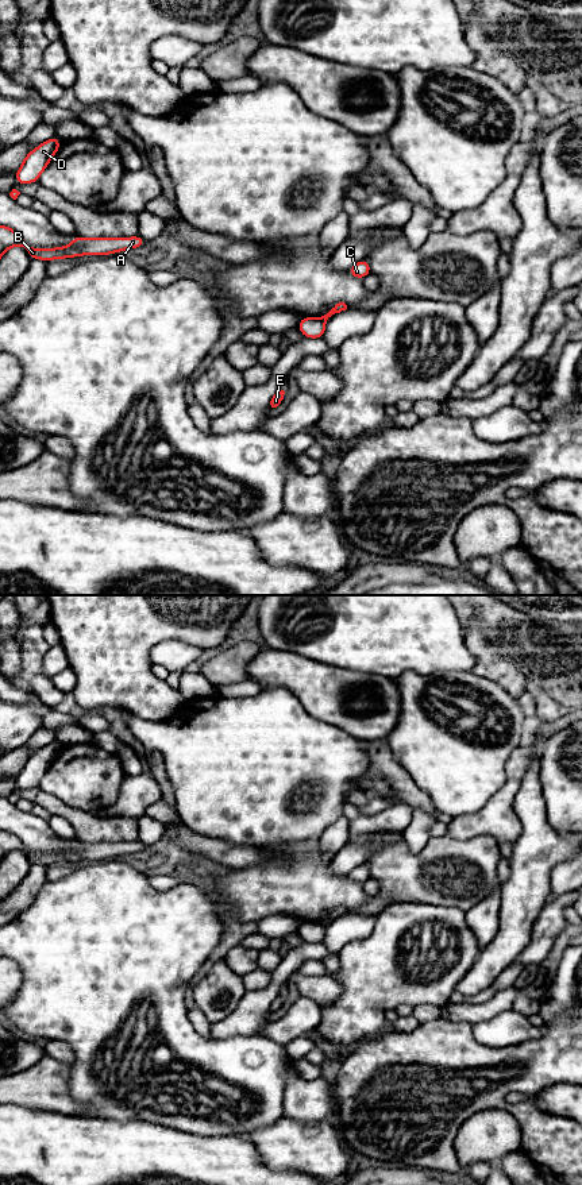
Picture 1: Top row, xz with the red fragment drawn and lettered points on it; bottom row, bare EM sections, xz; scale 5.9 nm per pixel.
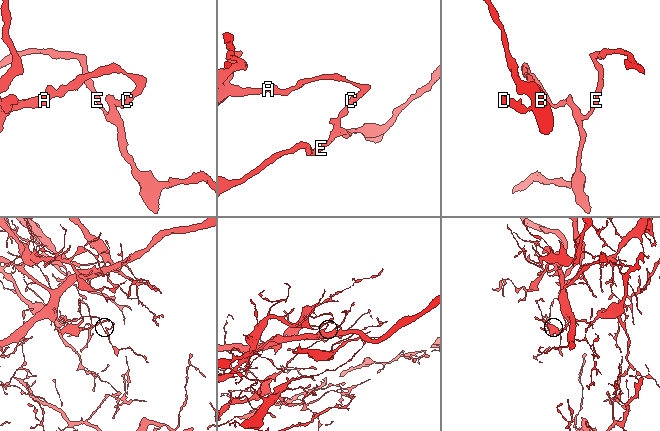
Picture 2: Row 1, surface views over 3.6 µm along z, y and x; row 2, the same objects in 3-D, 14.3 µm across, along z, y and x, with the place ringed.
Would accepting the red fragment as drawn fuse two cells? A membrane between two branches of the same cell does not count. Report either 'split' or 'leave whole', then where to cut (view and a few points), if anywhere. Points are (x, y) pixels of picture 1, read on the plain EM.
split; cut in xz along (322, 922), (324, 925)

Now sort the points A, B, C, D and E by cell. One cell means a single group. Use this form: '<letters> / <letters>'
A B C D / E

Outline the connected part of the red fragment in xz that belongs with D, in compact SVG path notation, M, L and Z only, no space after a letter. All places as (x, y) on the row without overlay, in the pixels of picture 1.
M53 741L31 754L15 777L16 787L20 790L38 787L39 780L47 772L61 749L62 746Z

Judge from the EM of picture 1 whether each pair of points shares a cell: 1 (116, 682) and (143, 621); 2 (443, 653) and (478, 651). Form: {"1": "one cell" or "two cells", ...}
{"1": "one cell", "2": "two cells"}

